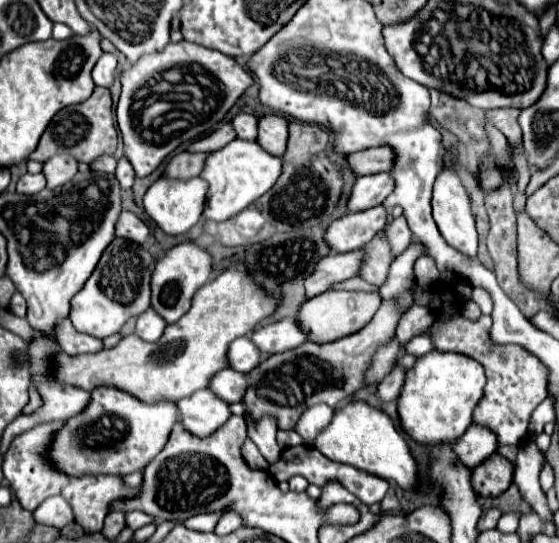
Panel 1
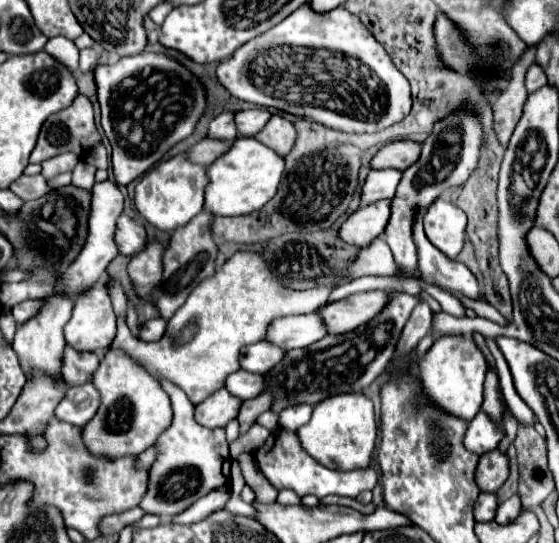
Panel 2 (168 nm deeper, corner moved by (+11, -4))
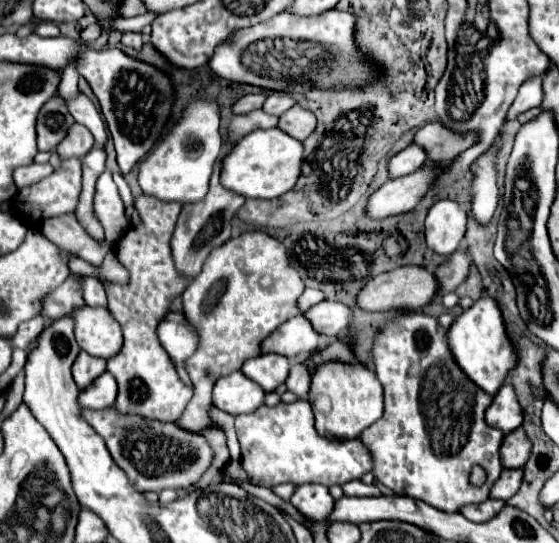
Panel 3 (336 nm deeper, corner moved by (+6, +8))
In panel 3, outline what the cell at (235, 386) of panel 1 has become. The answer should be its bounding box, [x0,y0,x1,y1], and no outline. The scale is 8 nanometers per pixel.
[241,354,289,392]

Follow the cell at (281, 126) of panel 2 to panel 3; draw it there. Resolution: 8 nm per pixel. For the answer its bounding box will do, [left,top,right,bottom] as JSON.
[279,104,317,140]

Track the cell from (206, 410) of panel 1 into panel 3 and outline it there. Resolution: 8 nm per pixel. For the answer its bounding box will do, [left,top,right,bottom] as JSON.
[213,370,265,414]

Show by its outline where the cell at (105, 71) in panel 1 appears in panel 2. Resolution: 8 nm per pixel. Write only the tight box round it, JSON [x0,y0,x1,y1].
[80,48,100,72]

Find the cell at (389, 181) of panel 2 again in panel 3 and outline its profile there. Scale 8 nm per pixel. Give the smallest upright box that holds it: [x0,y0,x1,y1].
[389,144,427,178]

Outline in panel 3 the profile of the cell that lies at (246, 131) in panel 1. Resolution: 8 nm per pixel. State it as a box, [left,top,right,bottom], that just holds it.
[263,94,295,116]

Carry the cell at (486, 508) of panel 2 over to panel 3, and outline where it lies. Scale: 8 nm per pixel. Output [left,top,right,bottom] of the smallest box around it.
[491,468,523,500]

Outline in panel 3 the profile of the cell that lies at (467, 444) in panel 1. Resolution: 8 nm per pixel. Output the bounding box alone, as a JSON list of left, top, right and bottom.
[485,384,523,432]

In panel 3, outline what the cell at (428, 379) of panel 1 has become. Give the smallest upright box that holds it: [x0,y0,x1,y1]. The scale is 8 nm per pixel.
[449,296,519,396]

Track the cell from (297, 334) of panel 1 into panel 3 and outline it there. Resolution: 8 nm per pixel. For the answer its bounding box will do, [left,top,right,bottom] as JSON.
[305,300,353,338]

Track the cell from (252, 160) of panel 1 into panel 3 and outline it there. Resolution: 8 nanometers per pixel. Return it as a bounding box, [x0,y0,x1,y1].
[221,128,303,198]

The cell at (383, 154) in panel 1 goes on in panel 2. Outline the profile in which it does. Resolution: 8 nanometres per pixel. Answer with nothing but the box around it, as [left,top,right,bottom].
[370,140,420,172]

